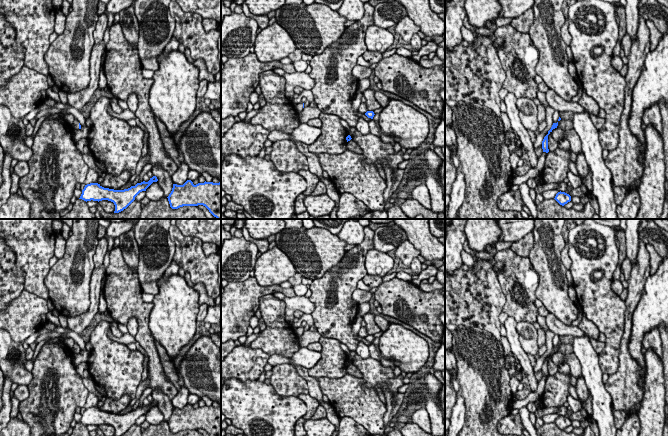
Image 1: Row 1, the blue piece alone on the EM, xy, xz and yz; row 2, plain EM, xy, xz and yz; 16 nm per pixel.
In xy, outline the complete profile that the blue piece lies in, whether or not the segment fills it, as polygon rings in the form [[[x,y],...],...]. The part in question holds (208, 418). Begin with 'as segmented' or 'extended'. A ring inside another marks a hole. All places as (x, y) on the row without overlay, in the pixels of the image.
as segmented | [[[187,404],[183,409],[173,408],[167,422],[172,433],[203,429],[209,436],[221,436],[221,406],[205,405],[194,409]]]

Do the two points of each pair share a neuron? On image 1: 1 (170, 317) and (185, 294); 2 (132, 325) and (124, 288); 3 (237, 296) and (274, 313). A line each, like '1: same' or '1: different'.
1: same
2: different
3: different

